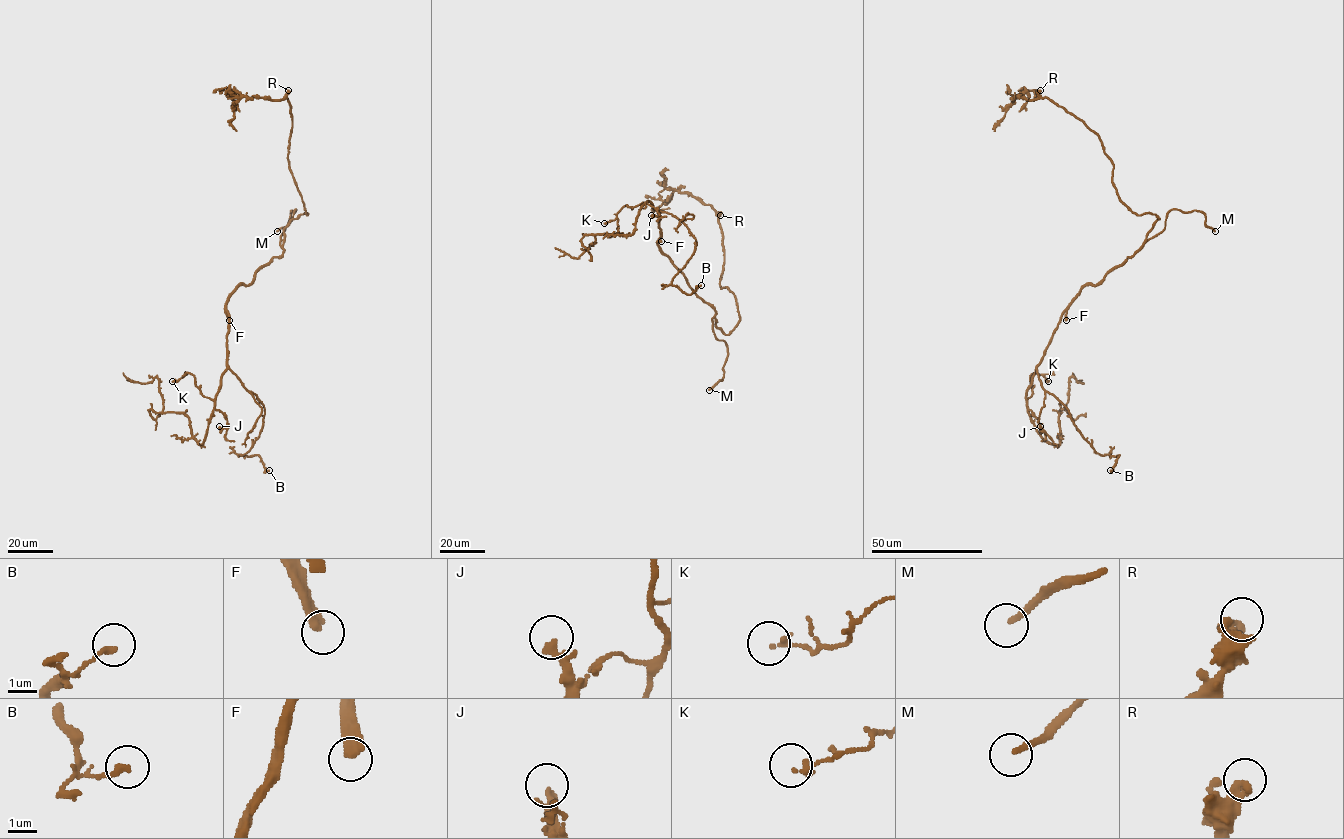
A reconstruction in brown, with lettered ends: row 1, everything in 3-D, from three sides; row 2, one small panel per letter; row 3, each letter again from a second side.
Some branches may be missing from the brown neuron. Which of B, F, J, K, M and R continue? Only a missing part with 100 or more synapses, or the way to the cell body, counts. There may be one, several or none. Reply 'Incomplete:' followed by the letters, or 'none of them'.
Incomplete: F, M

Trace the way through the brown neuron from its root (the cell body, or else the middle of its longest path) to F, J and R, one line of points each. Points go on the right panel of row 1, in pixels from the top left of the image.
F: (1111, 271), (1098, 284), (1086, 284), (1081, 289), (1066, 311), (1066, 320)
J: (1111, 271), (1098, 284), (1086, 284), (1081, 289), (1062, 315), (1036, 368), (1026, 400), (1040, 426)
R: (1111, 271), (1139, 249), (1159, 219), (1137, 215), (1120, 200), (1100, 138), (1040, 90)

